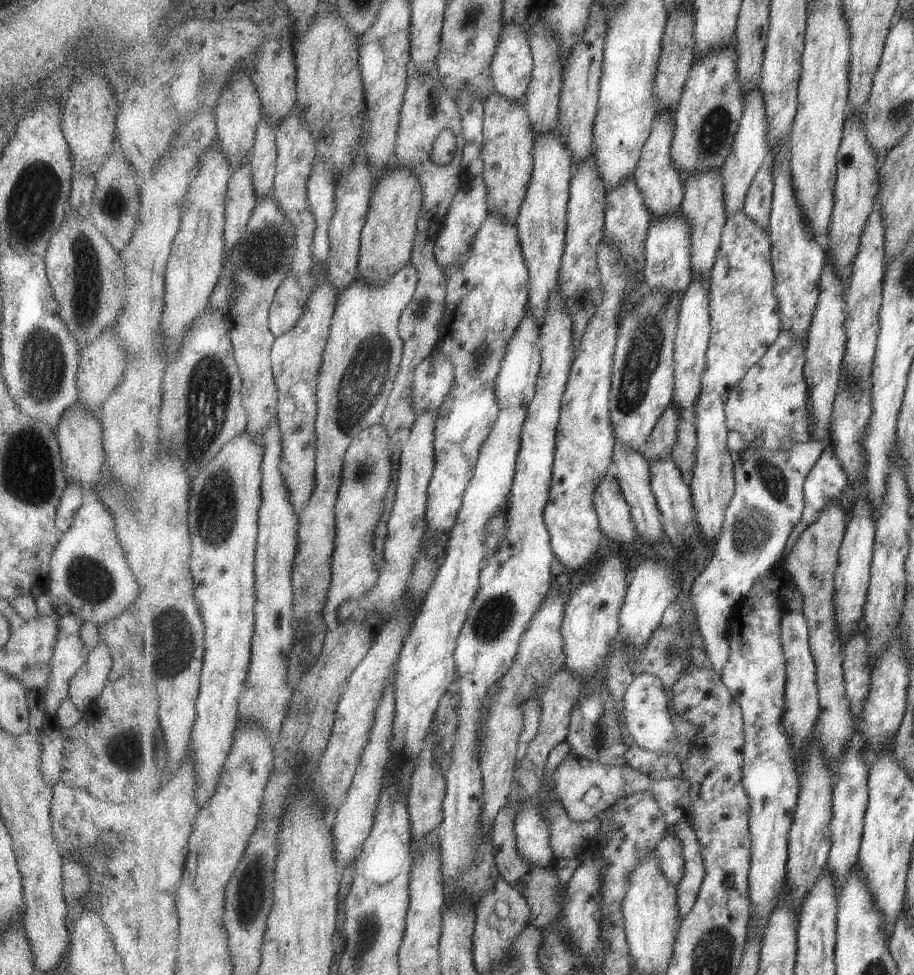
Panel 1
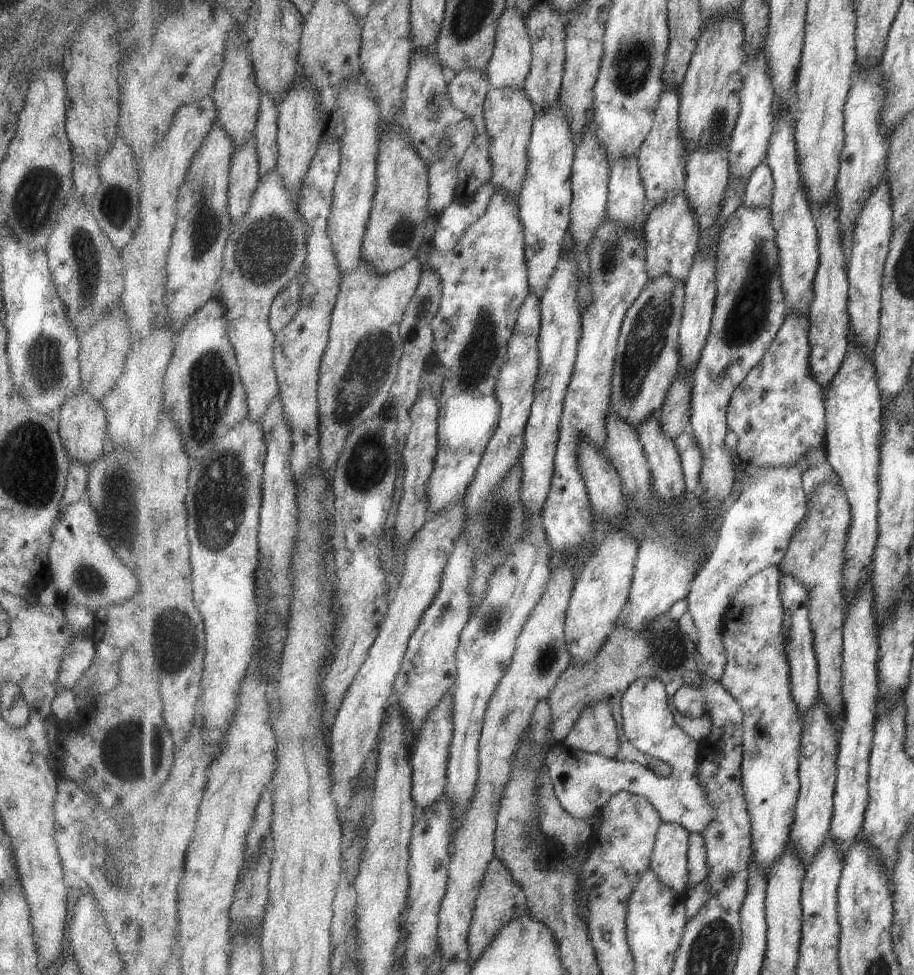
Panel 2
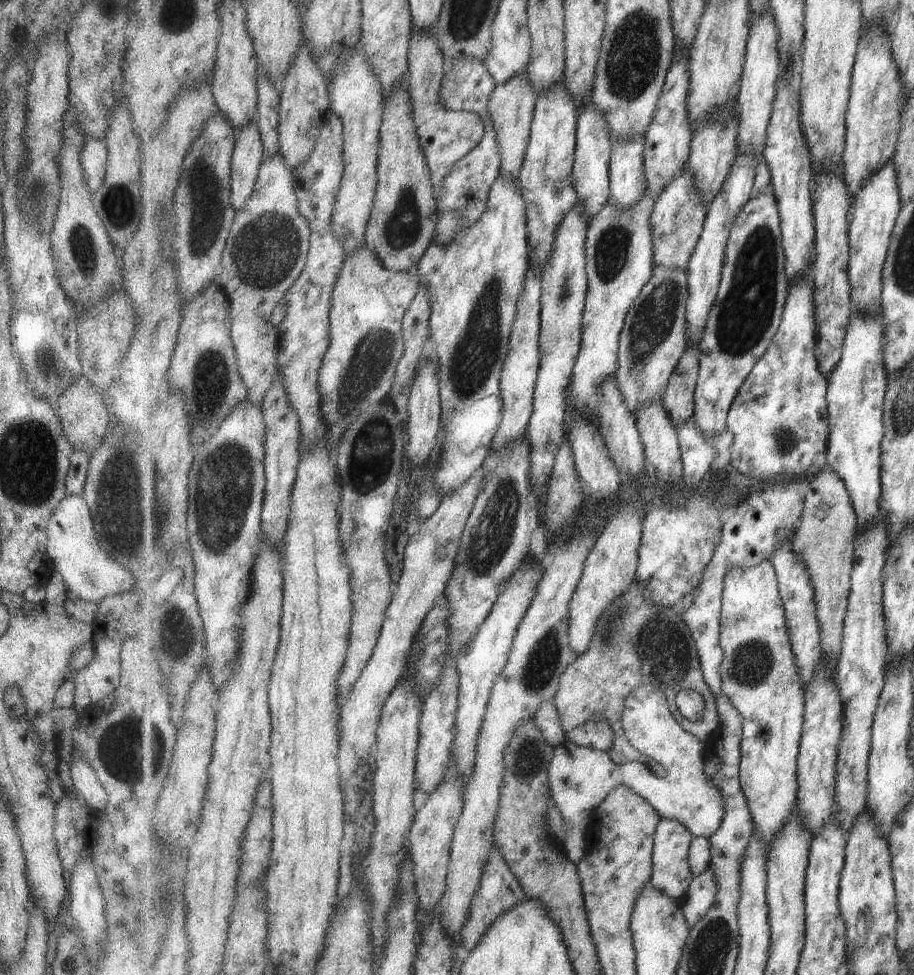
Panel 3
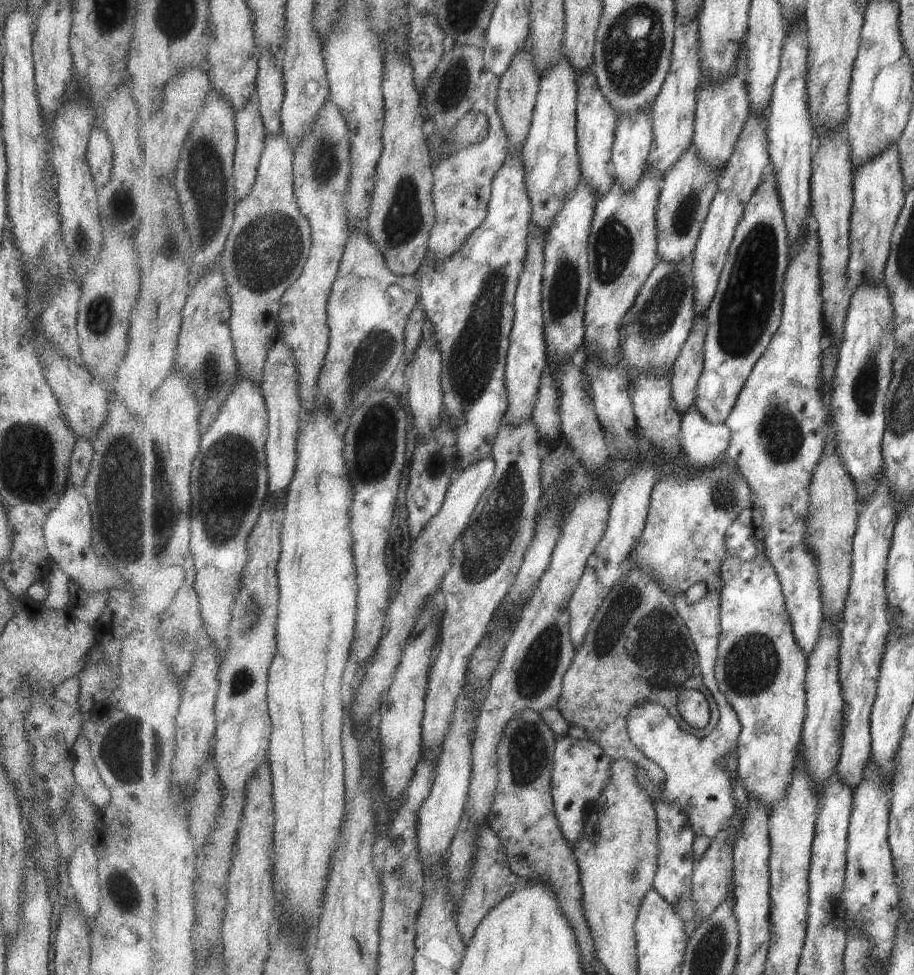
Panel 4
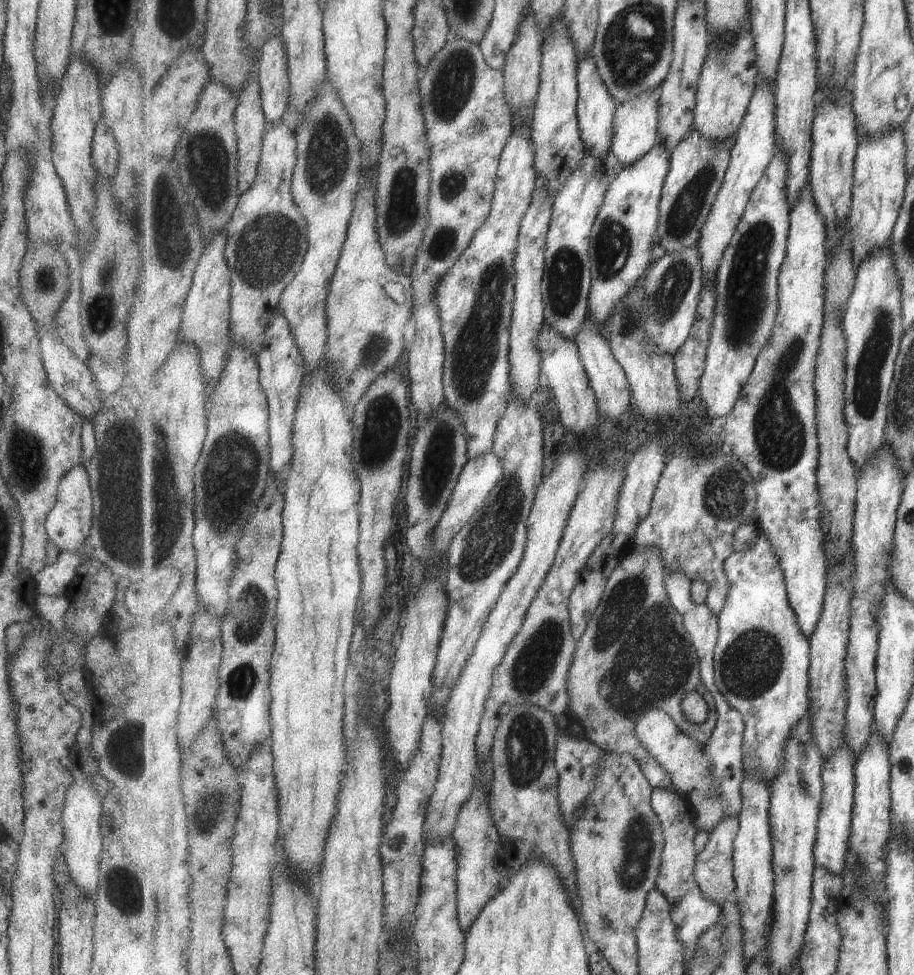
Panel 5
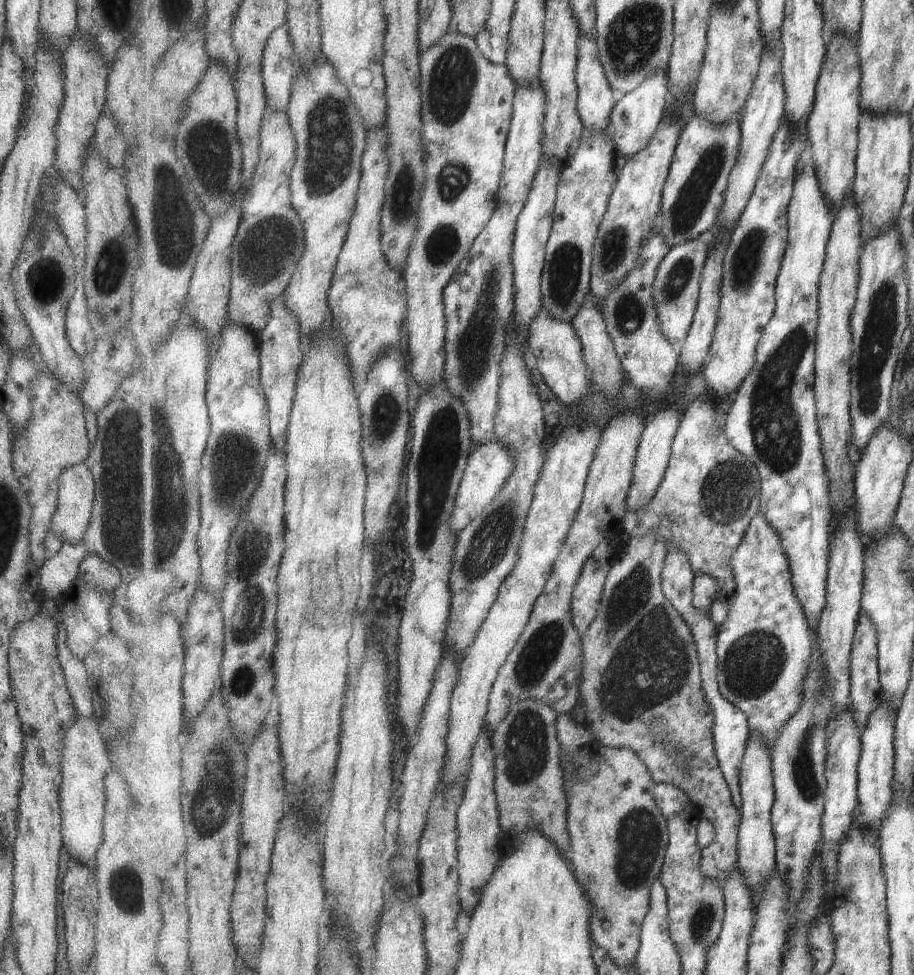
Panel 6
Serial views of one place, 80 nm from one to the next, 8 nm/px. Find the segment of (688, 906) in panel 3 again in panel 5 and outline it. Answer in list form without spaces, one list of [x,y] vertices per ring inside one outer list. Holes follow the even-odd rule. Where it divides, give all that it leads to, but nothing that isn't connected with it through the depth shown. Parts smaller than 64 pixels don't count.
[[[739,815],[725,816],[711,833],[707,848],[698,856],[699,860],[695,871],[697,883],[701,886],[705,897],[716,901],[721,907],[723,907],[723,902],[732,900],[736,896],[734,842],[739,833]]]

